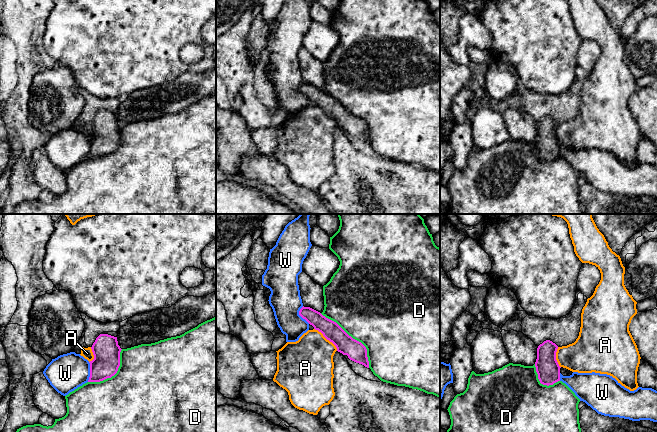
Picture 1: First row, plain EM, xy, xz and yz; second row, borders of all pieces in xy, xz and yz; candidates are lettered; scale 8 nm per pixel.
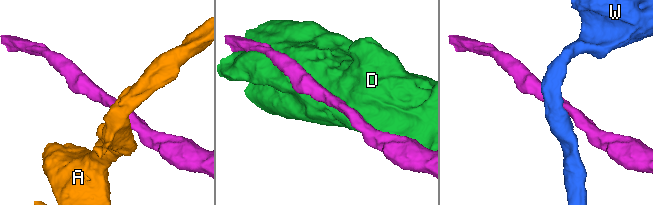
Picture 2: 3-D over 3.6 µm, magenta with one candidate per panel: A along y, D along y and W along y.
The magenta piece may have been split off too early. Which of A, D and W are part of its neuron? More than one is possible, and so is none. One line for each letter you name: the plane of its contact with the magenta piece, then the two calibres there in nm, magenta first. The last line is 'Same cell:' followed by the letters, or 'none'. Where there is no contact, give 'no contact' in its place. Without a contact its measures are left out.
Same cell: none

